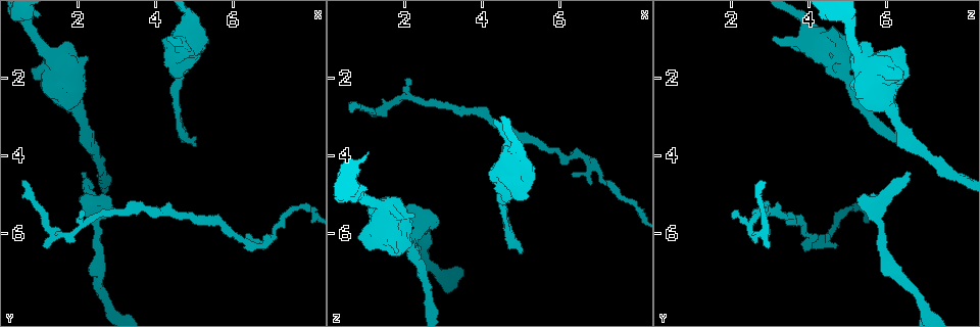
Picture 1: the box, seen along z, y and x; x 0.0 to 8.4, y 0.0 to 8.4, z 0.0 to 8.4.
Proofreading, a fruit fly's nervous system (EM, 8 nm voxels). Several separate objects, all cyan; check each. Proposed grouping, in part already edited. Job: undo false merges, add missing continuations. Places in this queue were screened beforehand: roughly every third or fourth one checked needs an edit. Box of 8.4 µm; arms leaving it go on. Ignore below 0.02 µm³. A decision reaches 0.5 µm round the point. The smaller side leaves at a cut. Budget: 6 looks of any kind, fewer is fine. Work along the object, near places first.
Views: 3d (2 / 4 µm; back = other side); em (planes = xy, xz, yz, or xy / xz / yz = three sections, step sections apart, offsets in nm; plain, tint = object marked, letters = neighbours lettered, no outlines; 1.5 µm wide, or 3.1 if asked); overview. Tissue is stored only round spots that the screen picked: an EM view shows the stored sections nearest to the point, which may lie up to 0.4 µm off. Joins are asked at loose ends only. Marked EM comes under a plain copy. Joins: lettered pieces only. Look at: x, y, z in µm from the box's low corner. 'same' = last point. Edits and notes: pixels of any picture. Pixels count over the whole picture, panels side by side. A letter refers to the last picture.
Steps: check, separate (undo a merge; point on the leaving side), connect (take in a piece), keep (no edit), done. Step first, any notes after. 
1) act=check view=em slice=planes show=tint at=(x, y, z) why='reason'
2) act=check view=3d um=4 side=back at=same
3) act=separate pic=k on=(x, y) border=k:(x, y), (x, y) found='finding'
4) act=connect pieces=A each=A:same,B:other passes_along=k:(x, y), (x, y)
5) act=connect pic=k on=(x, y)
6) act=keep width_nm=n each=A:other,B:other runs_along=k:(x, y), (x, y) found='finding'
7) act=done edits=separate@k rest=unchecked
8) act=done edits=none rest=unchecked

act=check view=em slice=planes show=letters at=(2.10, 5.10, 5.30) why='branch stops here'

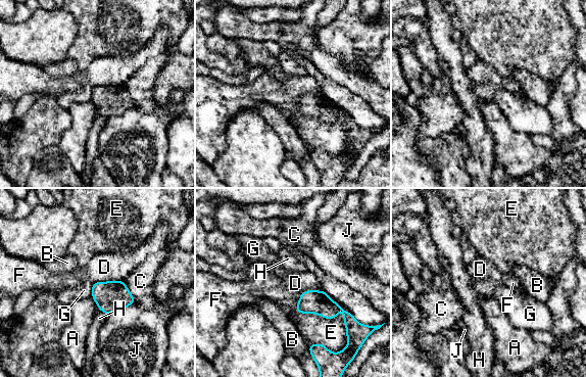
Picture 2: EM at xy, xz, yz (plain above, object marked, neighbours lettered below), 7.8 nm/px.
act=keep longest_contact=E:460nm each=A:other,B:other,C:other,D:other,E:other,F:other,G:other,H:other,J:other found='no lettered piece goes on from it'

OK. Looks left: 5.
act=check view=3d um=4 at=(0.65, 4.70, 2.85) why='tapers out'

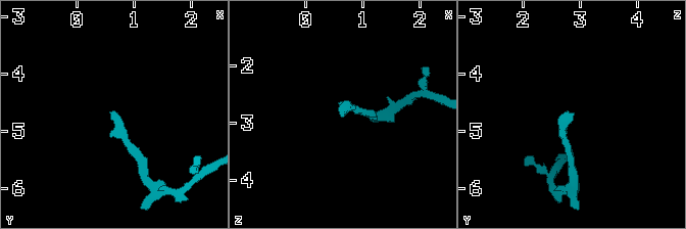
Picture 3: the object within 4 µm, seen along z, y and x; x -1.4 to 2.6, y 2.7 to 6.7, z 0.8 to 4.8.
act=check view=em slice=xy step=8 show=letters at=(0.60, 4.65, 2.85)

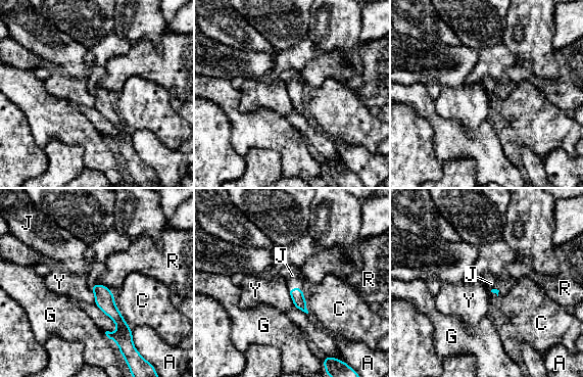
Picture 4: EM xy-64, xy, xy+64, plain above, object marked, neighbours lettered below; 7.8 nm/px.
act=connect pieces=J longest_contact=C:300nm each=A:other,C:other,G:other,J:same,R:other,Y:other passes_along=4:(299, 301), (294, 288), (292, 275) found='the neuron continues'

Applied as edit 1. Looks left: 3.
act=check view=overview

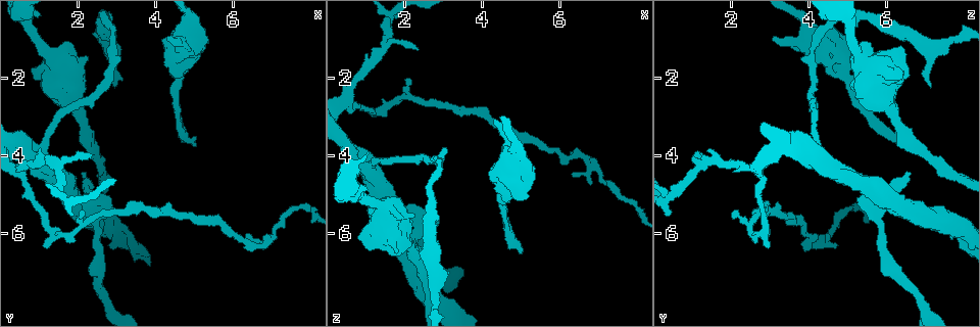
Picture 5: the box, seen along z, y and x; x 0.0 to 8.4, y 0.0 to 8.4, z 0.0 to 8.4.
act=check view=3d um=4 at=(5.00, 3.70, 6.50) why='end of a long branch'

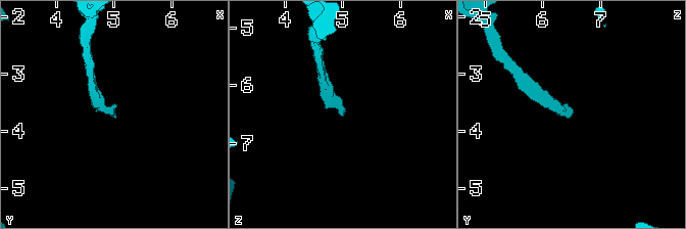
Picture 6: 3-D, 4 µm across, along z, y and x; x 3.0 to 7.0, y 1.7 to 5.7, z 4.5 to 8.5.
act=check view=em slice=planes show=letters at=(5.00, 3.75, 6.50) why='shape alone is not enough'

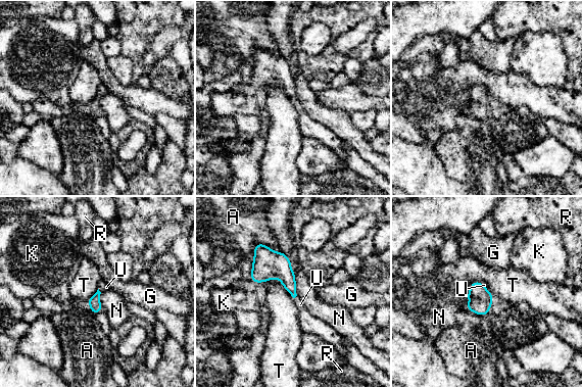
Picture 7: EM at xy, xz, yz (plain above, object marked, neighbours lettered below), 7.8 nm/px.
act=connect pieces=U each=A:other,G:other,K:other,N:other,R:other,T:other,U:same found='the neuron continues'

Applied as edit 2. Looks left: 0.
act=done edits=connect@4,connect@7 rest=unchecked

